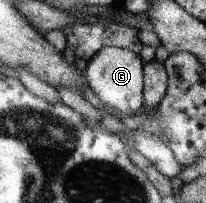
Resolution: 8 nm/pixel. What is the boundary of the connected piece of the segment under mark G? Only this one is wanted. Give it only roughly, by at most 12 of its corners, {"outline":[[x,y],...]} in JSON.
{"outline":[[106,46],[84,64],[90,90],[116,114],[145,106],[145,62]]}

